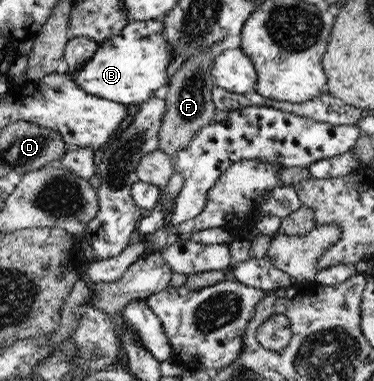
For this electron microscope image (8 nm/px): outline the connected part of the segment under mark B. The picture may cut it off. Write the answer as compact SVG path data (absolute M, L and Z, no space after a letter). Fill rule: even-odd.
M161 18L131 21L119 36L111 36L101 42L77 72L68 72L81 89L101 98L111 99L124 105L149 100L161 86L170 82L169 64L175 51L169 47Z

